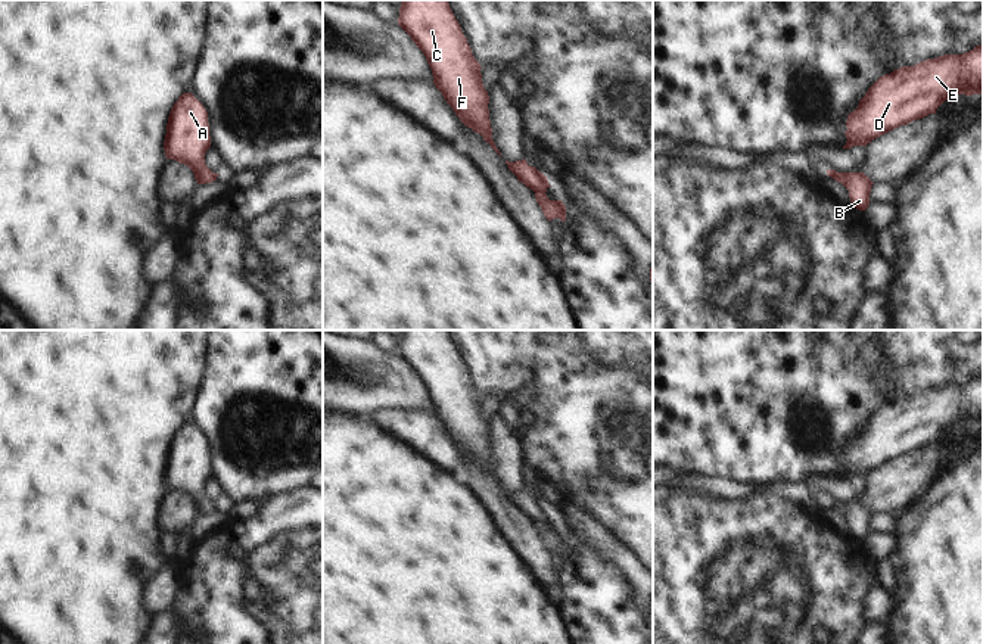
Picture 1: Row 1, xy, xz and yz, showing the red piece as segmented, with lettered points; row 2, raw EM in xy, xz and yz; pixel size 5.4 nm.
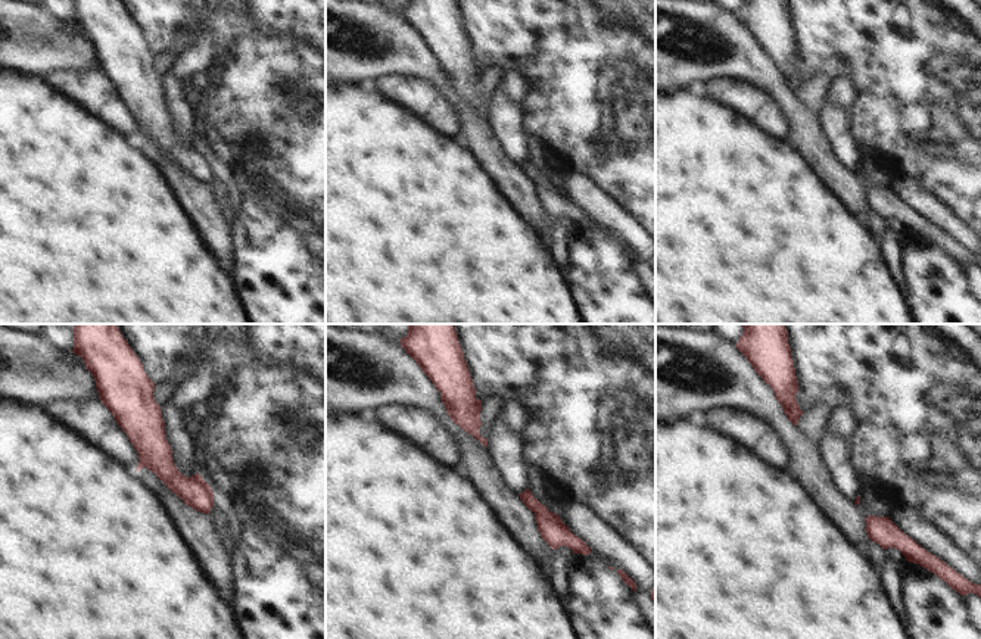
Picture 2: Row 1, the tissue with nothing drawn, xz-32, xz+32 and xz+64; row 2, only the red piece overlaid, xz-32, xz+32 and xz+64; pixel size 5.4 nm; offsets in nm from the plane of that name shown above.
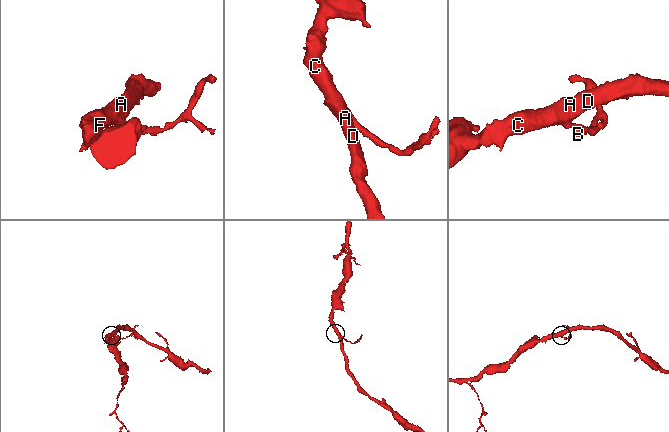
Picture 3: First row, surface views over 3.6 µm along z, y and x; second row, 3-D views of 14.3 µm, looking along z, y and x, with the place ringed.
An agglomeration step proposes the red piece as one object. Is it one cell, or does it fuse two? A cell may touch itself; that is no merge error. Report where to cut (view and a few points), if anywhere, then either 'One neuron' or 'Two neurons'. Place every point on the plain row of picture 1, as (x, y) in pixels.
No split. One neuron

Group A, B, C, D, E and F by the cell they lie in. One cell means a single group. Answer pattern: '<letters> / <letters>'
A B C D E F

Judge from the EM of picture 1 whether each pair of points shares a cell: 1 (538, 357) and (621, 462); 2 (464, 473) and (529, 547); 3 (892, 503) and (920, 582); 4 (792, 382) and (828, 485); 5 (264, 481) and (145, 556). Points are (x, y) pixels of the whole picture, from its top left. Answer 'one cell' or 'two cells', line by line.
1: one cell
2: one cell
3: two cells
4: two cells
5: two cells

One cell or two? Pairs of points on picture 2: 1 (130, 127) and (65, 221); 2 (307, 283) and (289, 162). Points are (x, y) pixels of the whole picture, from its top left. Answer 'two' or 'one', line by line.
1: two
2: two

